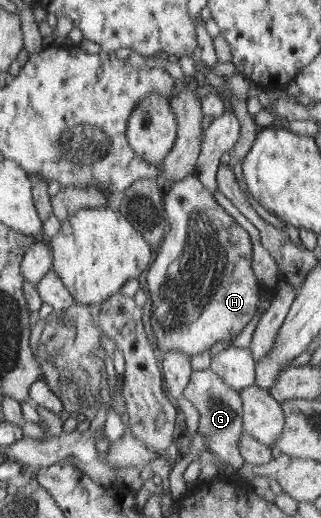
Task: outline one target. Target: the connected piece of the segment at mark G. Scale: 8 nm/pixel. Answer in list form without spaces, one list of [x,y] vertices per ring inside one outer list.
[[[210,368],[202,371],[191,371],[188,383],[184,386],[182,395],[192,404],[198,413],[197,433],[203,435],[205,447],[211,453],[218,455],[234,470],[240,469],[243,457],[239,454],[237,443],[243,432],[241,399],[238,392],[228,387]]]

